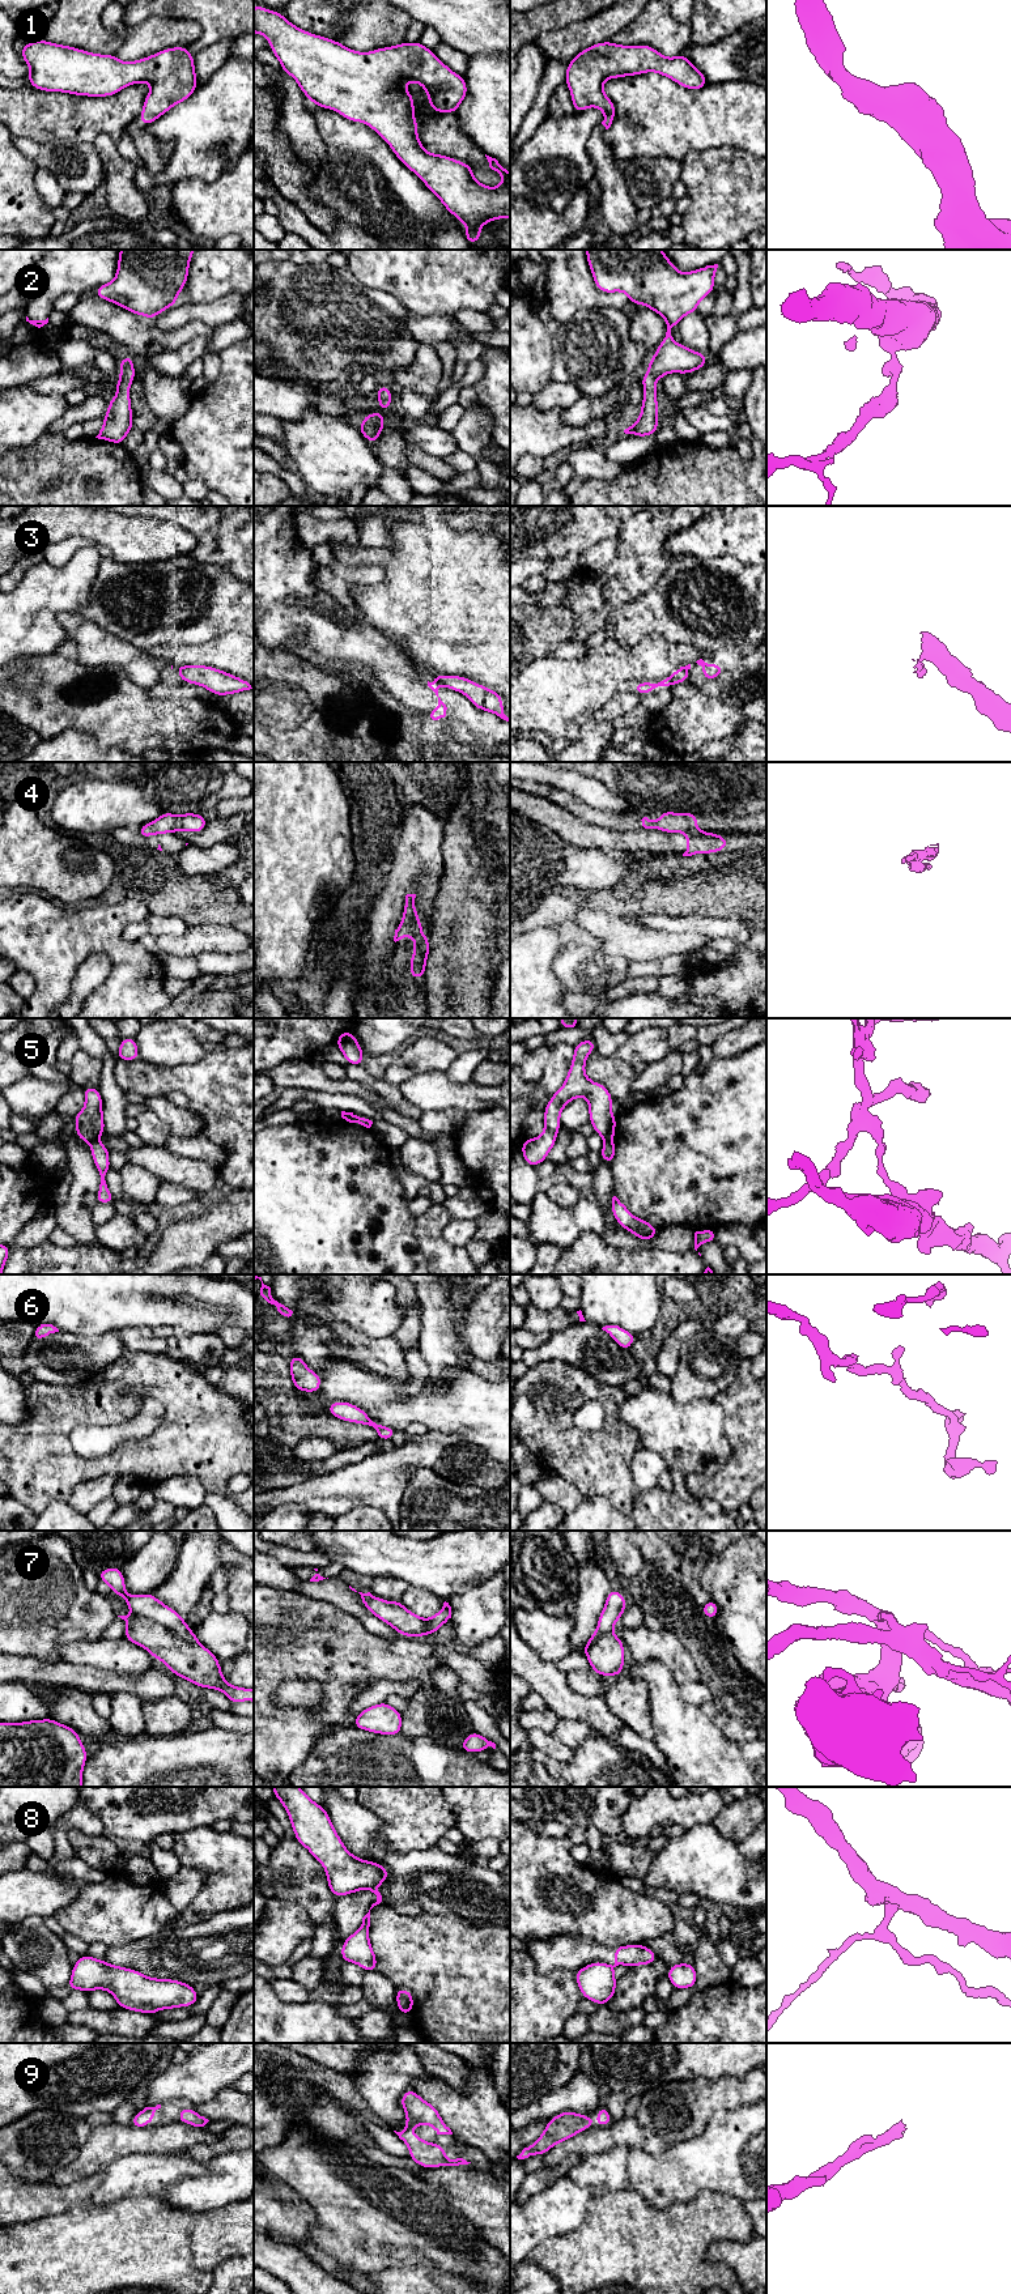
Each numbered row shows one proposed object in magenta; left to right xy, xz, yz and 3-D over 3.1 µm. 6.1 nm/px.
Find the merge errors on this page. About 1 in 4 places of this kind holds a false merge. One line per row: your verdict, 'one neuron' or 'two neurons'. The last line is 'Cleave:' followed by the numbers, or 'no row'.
1: one neuron
2: one neuron
3: two neurons
4: two neurons
5: two neurons
6: one neuron
7: one neuron
8: two neurons
9: one neuron
Cleave: 3, 4, 5, 8

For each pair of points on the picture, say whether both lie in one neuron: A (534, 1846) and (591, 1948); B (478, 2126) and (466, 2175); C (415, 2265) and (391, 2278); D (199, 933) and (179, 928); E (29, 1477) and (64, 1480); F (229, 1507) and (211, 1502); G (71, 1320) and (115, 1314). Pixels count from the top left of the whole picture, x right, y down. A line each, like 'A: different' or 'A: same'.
A: different
B: different
C: same
D: different
E: same
F: same
G: same

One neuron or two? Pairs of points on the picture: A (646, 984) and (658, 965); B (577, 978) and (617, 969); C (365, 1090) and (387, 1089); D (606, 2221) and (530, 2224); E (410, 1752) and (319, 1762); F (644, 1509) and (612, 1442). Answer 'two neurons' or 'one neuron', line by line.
A: two neurons
B: one neuron
C: two neurons
D: two neurons
E: one neuron
F: two neurons

